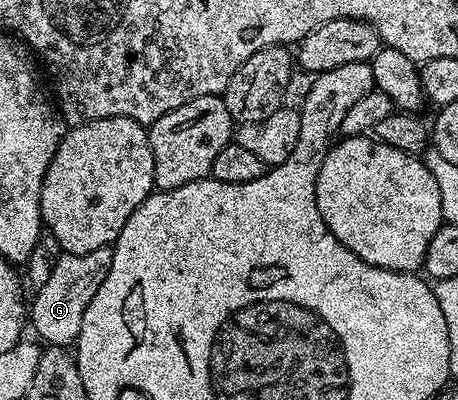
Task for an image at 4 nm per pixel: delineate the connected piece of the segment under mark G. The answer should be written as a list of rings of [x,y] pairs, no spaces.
[[[112,248],[90,250],[90,254],[70,256],[61,255],[57,259],[54,270],[50,270],[50,278],[46,278],[46,286],[42,286],[33,296],[30,304],[30,324],[36,327],[39,339],[48,346],[72,346],[82,330],[82,318],[86,314],[86,306],[98,294],[98,286],[106,278],[112,261]]]

